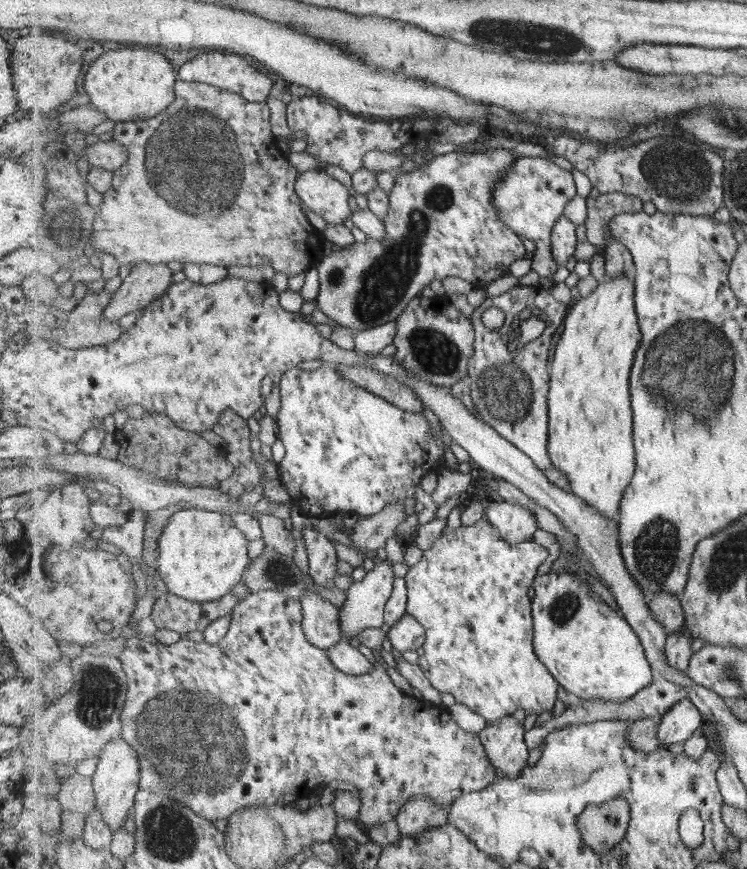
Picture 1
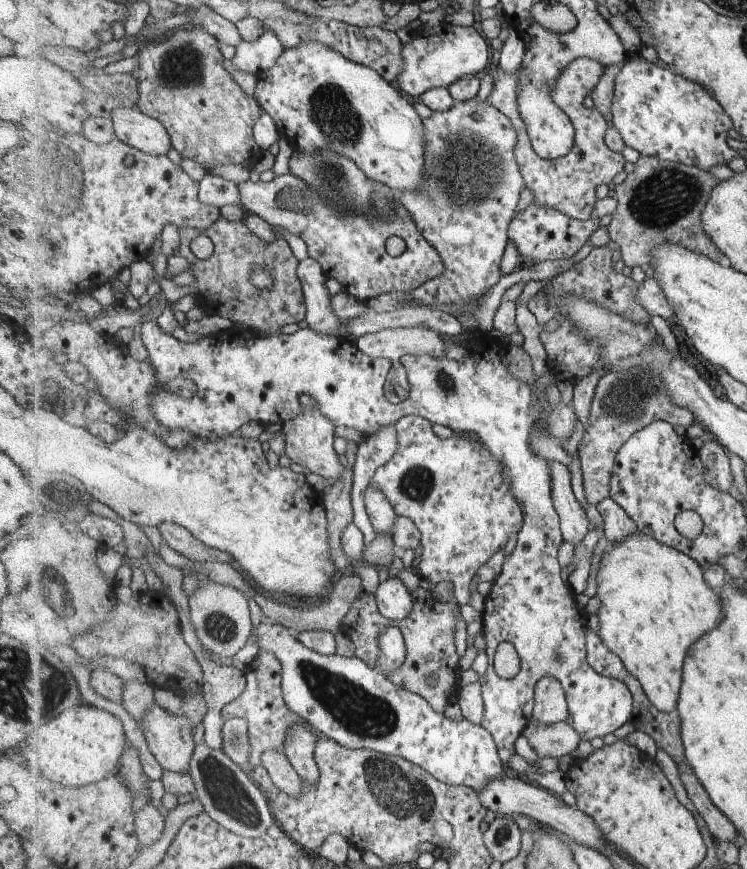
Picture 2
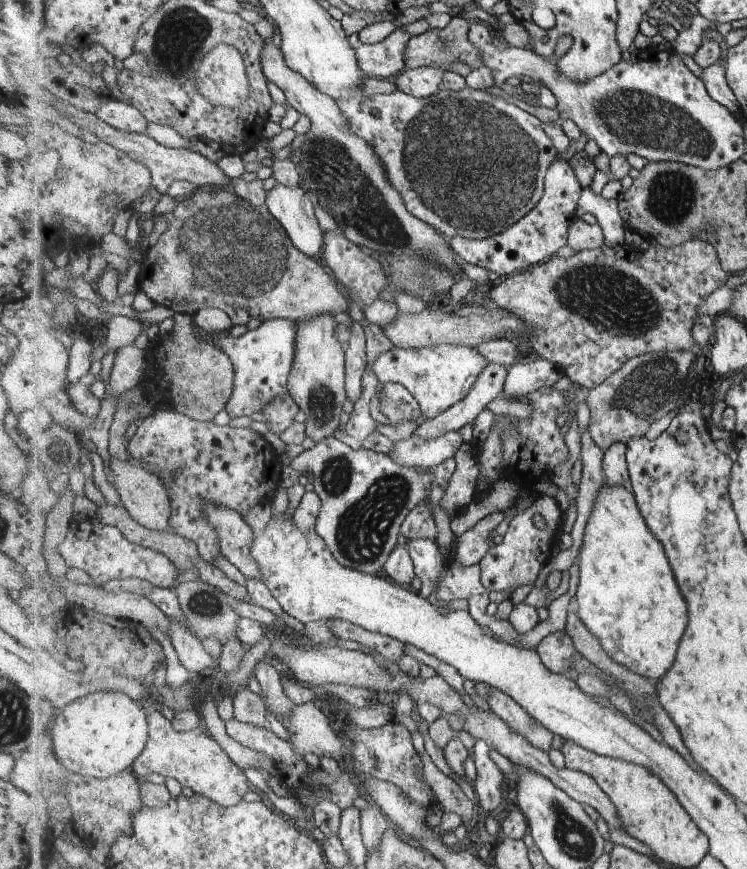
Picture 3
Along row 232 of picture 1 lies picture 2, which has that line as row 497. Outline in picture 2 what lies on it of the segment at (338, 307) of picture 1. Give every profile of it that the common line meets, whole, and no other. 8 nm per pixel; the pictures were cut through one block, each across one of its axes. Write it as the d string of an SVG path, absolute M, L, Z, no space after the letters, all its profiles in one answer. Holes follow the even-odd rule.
M407 415L398 420L396 429L400 445L397 454L376 470L372 484L385 493L399 516L412 518L422 532L423 550L418 568L423 581L431 587L443 581L453 581L453 597L461 607L469 603L471 582L477 570L503 550L511 534L521 532L525 512L514 495L506 468L487 445L463 434L454 433L448 439L439 438L431 424L430 420L419 415Z

